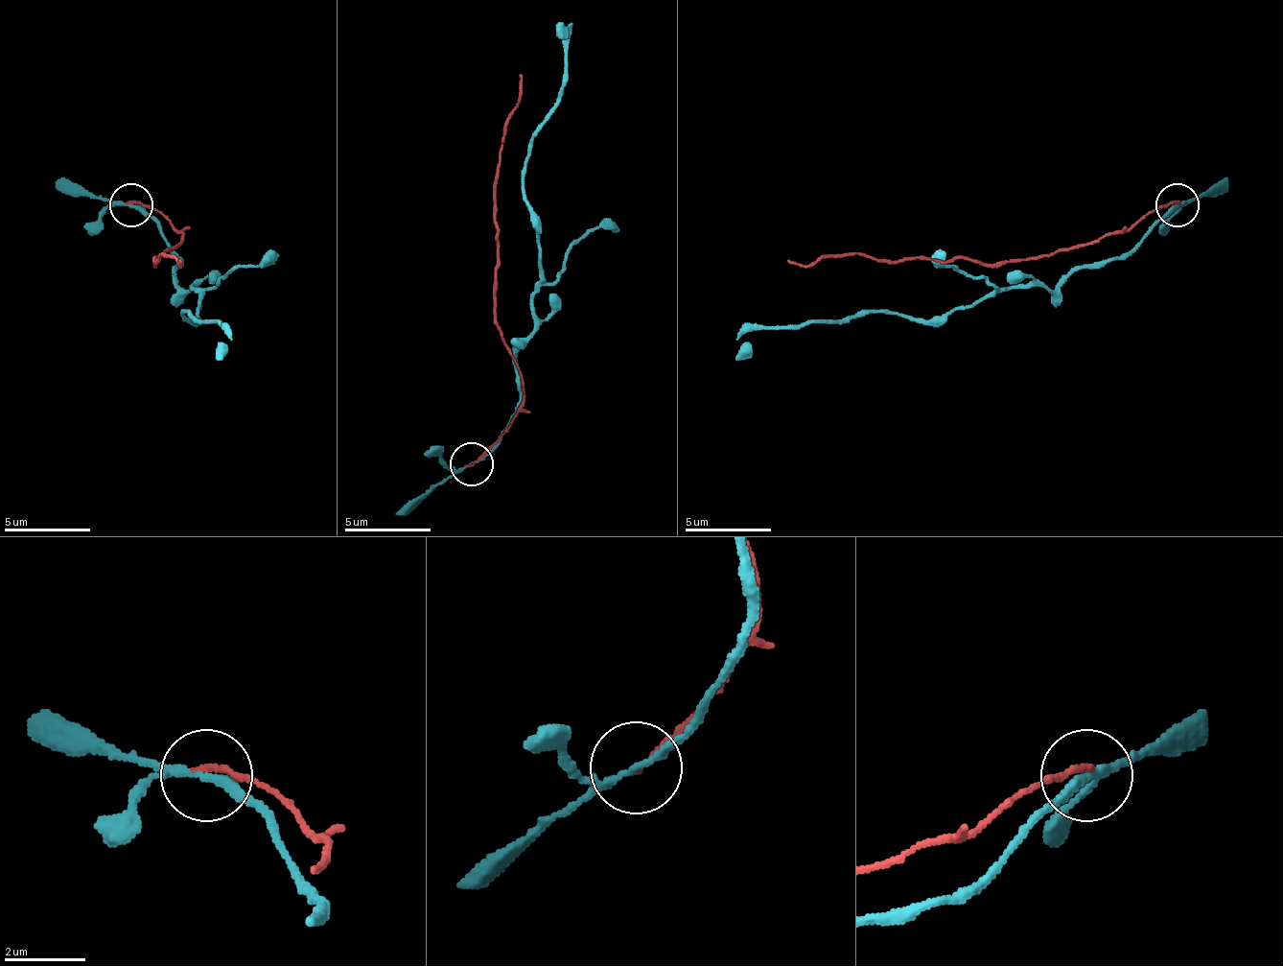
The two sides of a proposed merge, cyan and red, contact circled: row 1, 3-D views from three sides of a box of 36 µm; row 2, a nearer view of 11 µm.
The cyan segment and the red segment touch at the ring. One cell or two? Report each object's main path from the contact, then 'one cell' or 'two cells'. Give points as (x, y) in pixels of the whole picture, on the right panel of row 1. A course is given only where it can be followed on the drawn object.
course cyan (1178, 204), (1131, 252), (1078, 265), (1052, 291), (1004, 287), (926, 321), (874, 313), (748, 330), (734, 361); course red (1178, 204), (1152, 208), (1126, 230), (1035, 261), (878, 261), (856, 252), (808, 265), (787, 261); two cells

